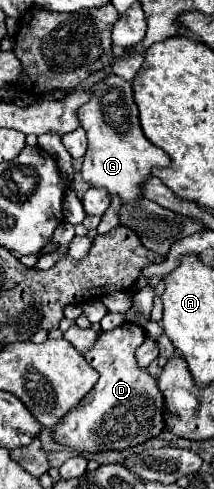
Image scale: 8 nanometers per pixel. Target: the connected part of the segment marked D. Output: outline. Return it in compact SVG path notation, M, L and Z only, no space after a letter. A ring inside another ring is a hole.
M122 323L112 331L104 331L94 349L84 353L86 361L100 373L98 383L84 397L78 409L72 409L60 425L54 427L54 439L80 453L98 453L112 449L126 449L146 439L156 437L164 429L162 421L162 393L156 379L136 365L136 349L146 341L146 333L136 323Z

